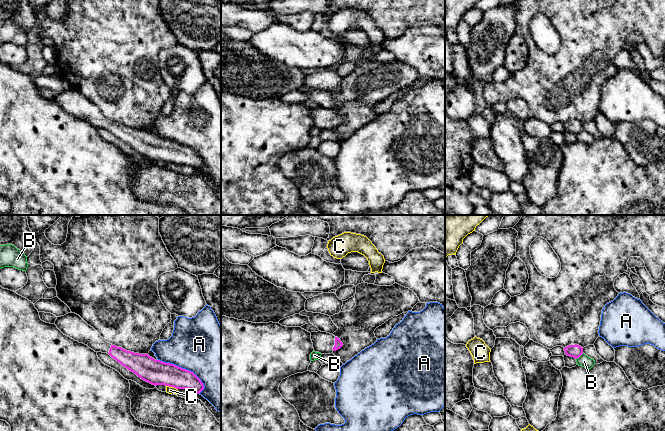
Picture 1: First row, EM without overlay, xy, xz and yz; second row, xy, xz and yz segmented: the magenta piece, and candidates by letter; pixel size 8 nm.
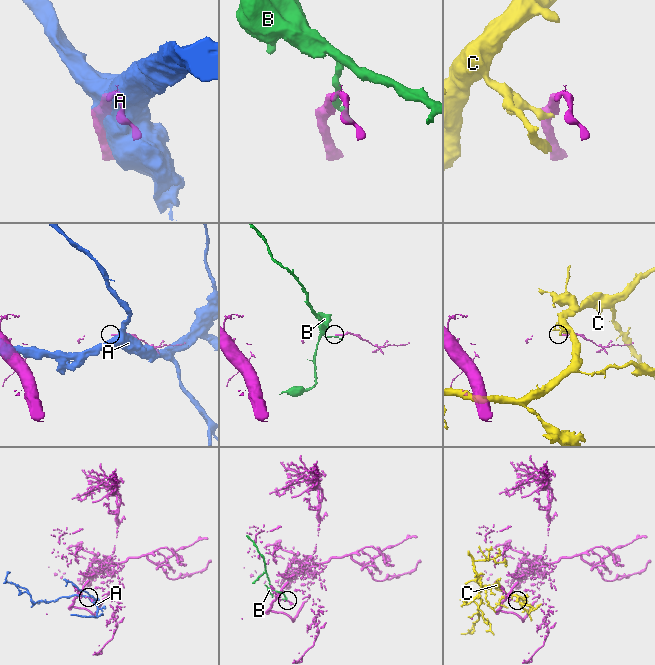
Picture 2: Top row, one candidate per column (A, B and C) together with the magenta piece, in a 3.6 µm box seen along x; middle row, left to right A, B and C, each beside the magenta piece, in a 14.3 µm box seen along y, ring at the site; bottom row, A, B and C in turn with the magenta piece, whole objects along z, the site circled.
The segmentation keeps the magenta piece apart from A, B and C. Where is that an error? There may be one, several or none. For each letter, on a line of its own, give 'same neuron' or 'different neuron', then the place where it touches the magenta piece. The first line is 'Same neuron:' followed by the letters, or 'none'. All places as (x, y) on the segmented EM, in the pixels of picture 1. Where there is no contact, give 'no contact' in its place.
Same neuron: none
A: different neuron | xy (182, 368)
B: different neuron | yz (579, 356)
C: different neuron | xy (171, 386)

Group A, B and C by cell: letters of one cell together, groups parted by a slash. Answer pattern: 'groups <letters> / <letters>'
groups A / B / C

